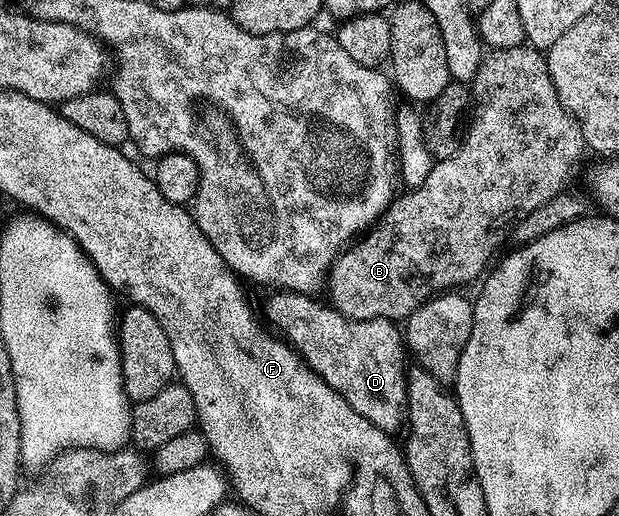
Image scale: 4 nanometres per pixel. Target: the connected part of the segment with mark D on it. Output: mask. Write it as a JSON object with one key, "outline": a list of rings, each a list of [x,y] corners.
{"outline":[[[277,292],[272,296],[268,321],[278,326],[276,329],[302,360],[359,416],[371,420],[386,434],[396,435],[396,430],[407,422],[407,347],[398,323],[387,318],[351,320],[332,305],[317,302],[321,300],[307,294]]]}

